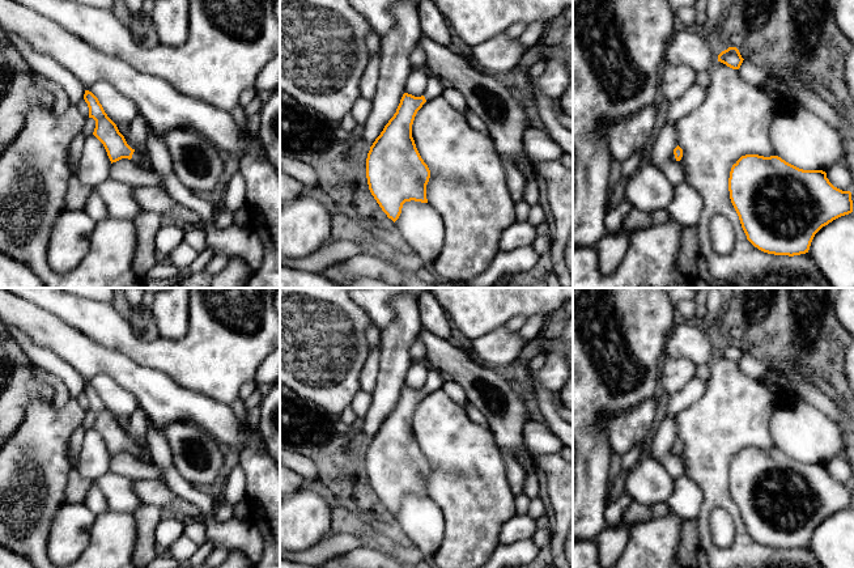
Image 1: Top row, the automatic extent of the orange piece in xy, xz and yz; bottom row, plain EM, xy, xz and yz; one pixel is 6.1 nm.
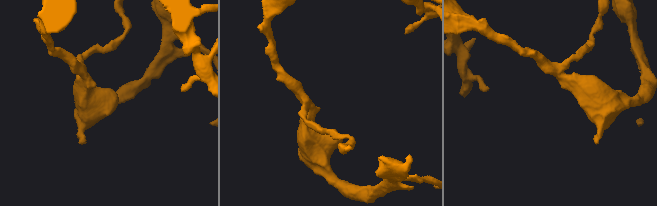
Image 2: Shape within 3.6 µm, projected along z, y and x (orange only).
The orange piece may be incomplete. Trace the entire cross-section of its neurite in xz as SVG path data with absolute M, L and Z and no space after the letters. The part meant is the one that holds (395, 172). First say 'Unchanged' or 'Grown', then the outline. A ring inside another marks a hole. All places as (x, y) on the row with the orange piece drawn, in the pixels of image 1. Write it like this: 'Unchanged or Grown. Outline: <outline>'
Grown. Outline: M429 75L421 97L404 93L394 116L375 139L366 158L366 178L371 195L394 222L405 202L428 203L430 170L412 137L412 124L422 105L446 89L445 81Z

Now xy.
Grown. Outline: M85 90L84 99L89 107L89 118L95 120L93 135L103 144L111 164L128 158L139 166L141 154L127 144L116 124L105 113L98 98L92 92Z

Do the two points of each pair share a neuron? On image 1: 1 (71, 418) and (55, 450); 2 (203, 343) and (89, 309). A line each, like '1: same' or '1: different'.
1: same
2: same

